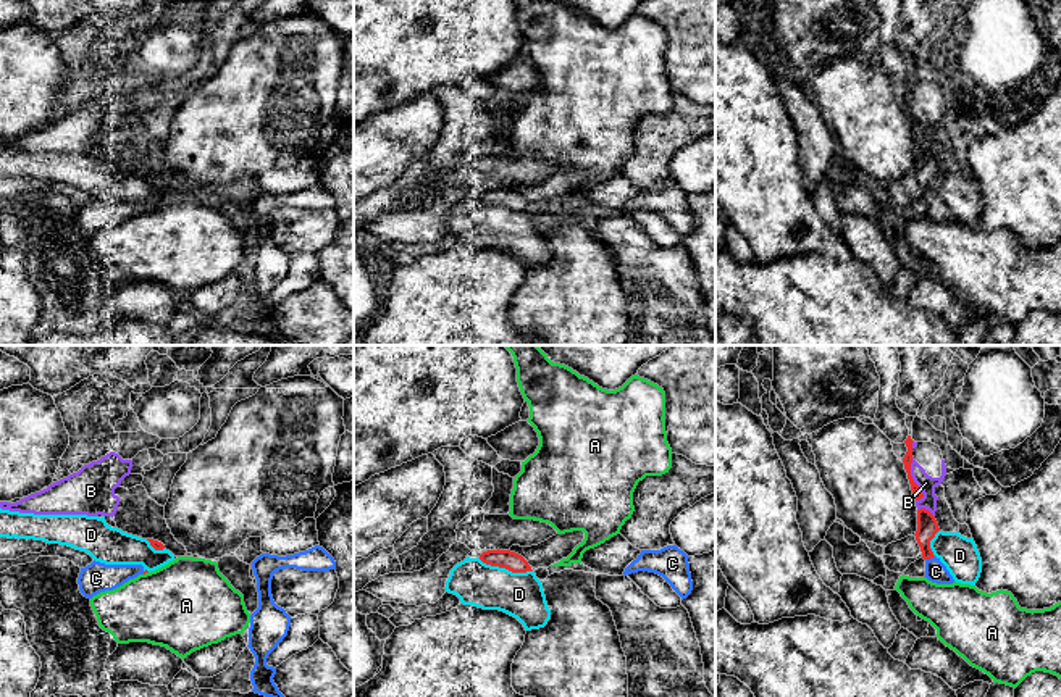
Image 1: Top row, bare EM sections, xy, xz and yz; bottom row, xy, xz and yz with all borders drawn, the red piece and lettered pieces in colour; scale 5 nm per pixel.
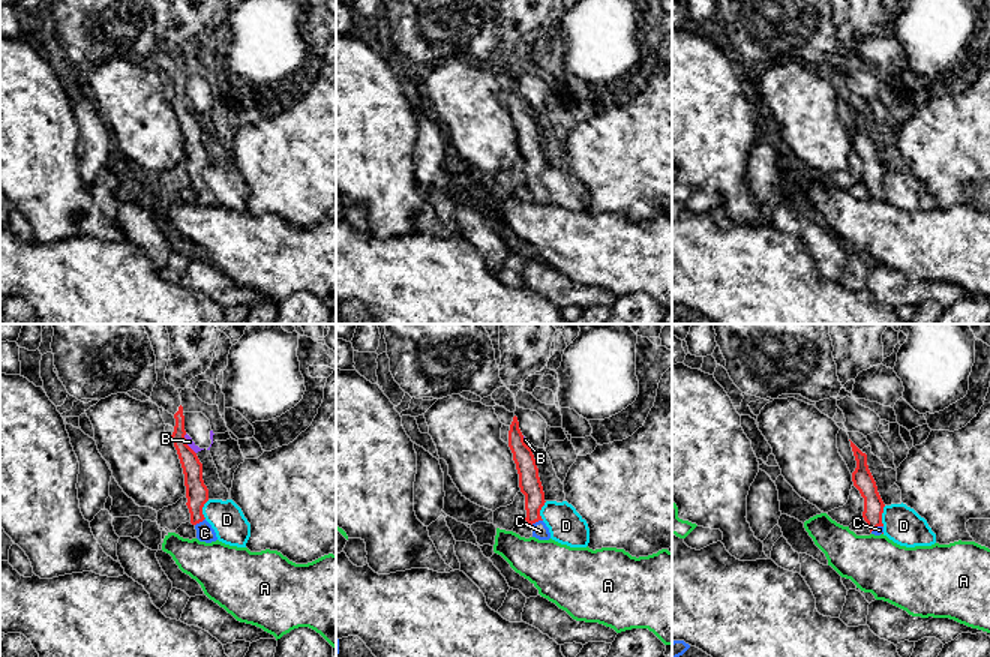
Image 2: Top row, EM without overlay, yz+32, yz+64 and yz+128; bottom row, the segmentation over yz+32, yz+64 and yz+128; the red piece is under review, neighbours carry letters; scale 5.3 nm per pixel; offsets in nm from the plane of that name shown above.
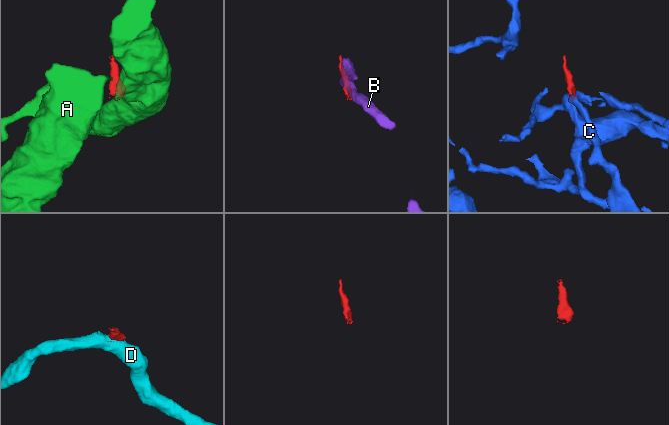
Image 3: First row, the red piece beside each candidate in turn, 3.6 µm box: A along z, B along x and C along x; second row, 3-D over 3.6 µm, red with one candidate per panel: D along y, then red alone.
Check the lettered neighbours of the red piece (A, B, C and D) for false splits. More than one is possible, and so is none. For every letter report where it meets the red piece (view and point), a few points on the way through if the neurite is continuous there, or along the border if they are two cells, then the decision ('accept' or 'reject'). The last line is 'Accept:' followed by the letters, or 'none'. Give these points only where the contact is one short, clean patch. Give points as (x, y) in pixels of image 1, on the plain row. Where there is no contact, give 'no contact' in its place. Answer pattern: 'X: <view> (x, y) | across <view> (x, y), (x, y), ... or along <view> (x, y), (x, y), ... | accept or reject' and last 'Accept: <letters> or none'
A: xy (146, 210) | along xy (147, 210), (144, 213) | reject
B: yz (913, 118) | reject
C: yz (929, 197) | accept
D: xz (506, 207) | reject
Accept: C

